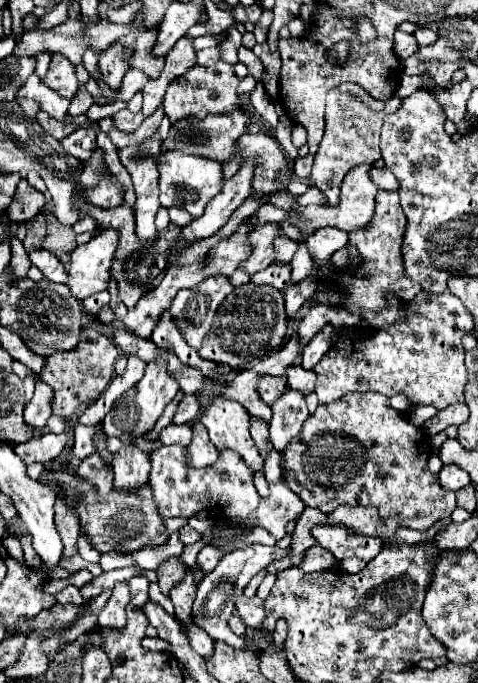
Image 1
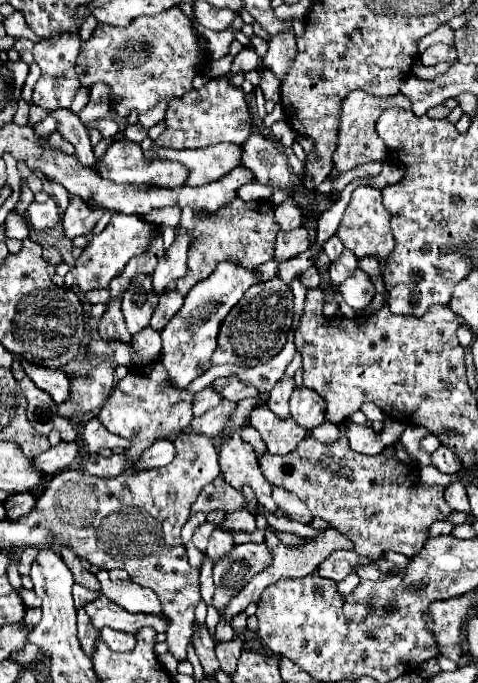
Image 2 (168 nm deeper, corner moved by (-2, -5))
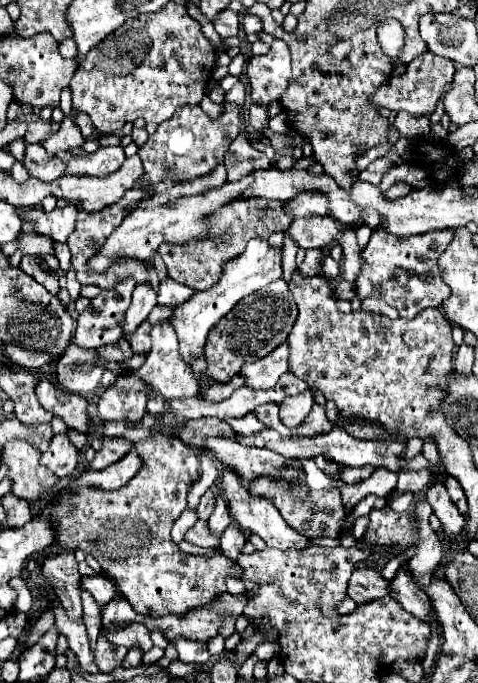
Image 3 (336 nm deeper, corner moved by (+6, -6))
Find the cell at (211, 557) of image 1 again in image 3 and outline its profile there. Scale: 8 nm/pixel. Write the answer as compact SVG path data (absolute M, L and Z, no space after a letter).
M218 496L216 498L216 508L214 508L214 512L208 520L210 534L212 536L222 536L222 532L226 530L228 524L230 524L230 512L228 512L228 506L226 506L226 498Z

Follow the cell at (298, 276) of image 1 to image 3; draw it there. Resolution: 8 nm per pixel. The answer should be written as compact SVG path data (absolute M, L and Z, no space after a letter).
M242 132L240 136L236 136L234 144L230 144L224 166L227 170L227 182L235 182L254 170L269 169L272 164L260 150L252 146L250 138Z

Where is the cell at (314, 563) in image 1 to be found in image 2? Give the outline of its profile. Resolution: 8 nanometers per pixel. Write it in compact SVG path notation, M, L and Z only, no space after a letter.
M334 551L328 559L320 563L320 575L340 583L346 575L356 573L356 567L372 563L370 559L358 555L356 551Z

